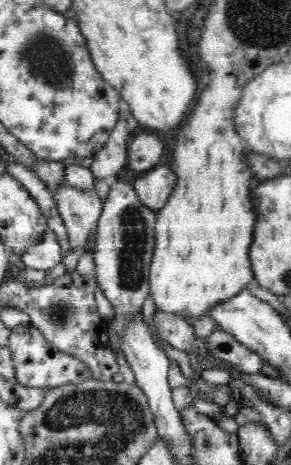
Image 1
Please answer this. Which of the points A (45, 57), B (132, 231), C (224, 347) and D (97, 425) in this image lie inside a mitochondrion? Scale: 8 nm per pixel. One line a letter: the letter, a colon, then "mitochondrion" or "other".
A: mitochondrion
B: mitochondrion
C: other
D: mitochondrion

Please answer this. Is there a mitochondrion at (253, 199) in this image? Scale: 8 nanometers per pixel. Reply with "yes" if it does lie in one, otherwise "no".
no

